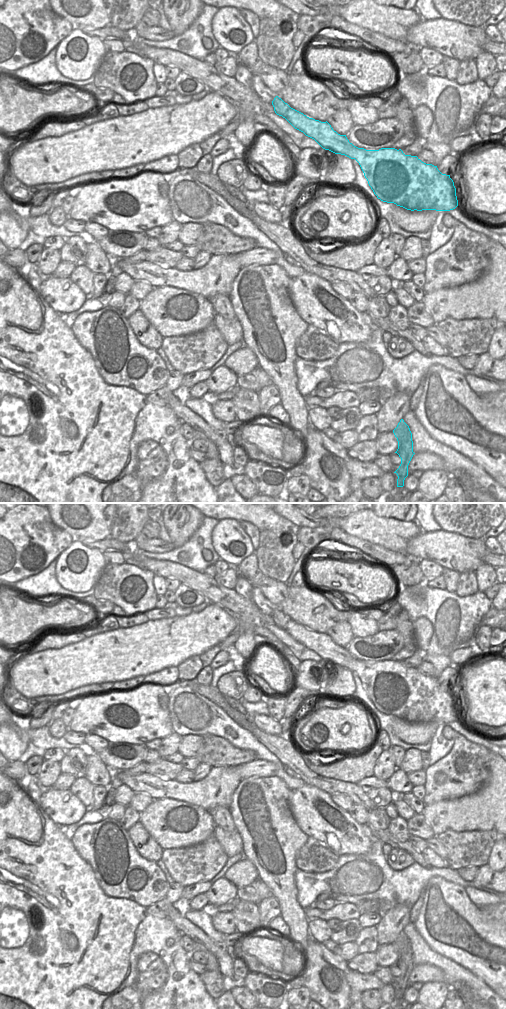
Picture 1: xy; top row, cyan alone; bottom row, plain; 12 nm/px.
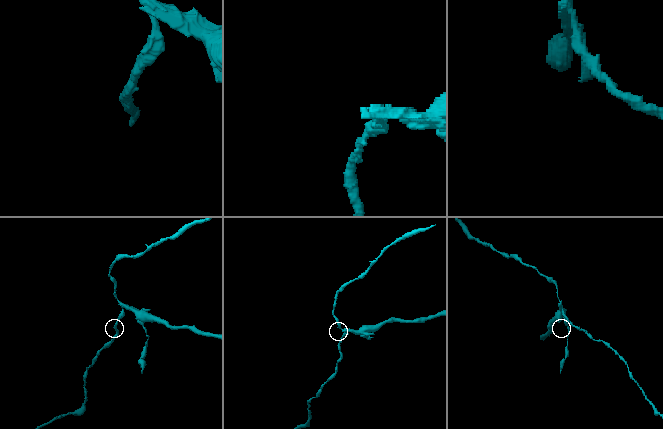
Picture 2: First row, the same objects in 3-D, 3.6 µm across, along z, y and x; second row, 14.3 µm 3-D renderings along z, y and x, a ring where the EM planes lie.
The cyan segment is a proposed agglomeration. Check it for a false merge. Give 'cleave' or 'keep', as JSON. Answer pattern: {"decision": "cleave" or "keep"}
{"decision": "cleave"}

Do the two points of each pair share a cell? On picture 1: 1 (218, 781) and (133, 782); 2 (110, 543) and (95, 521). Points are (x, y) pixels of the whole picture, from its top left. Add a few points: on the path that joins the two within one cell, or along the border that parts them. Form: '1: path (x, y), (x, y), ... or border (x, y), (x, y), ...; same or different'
1: path (197, 790), (174, 790), (154, 786); same
2: border (109, 536), (103, 539), (82, 538); different

